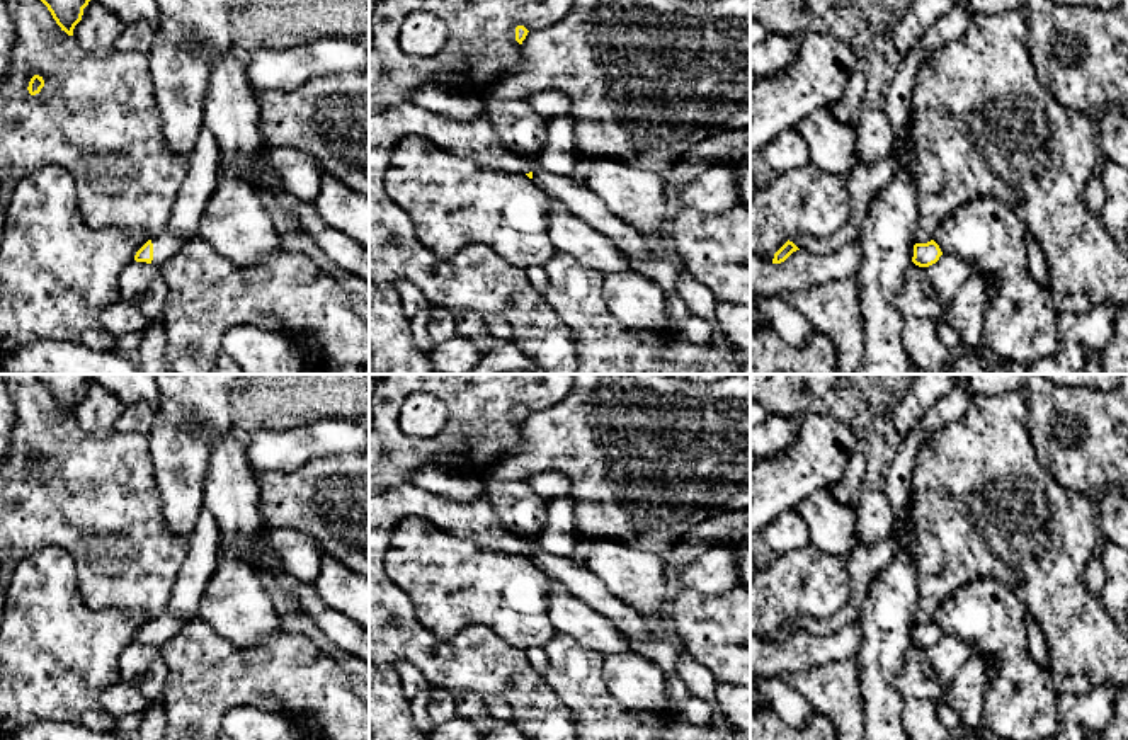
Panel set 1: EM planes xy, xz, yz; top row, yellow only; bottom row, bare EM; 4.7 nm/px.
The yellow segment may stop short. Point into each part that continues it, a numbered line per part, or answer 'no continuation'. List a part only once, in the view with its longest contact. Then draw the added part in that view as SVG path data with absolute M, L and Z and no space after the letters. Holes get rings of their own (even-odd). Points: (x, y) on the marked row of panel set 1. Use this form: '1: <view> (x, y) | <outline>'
1: xy (165, 245) | M168 228L155 236L150 238L153 243L153 260L155 265L163 265L168 259L177 255L180 248L187 243L187 240L180 238L179 235L172 233Z

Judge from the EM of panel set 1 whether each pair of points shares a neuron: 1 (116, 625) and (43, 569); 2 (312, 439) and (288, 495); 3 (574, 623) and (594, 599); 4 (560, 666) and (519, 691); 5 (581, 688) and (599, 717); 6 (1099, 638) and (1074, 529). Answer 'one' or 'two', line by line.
1: one
2: two
3: two
4: two
5: one
6: one

